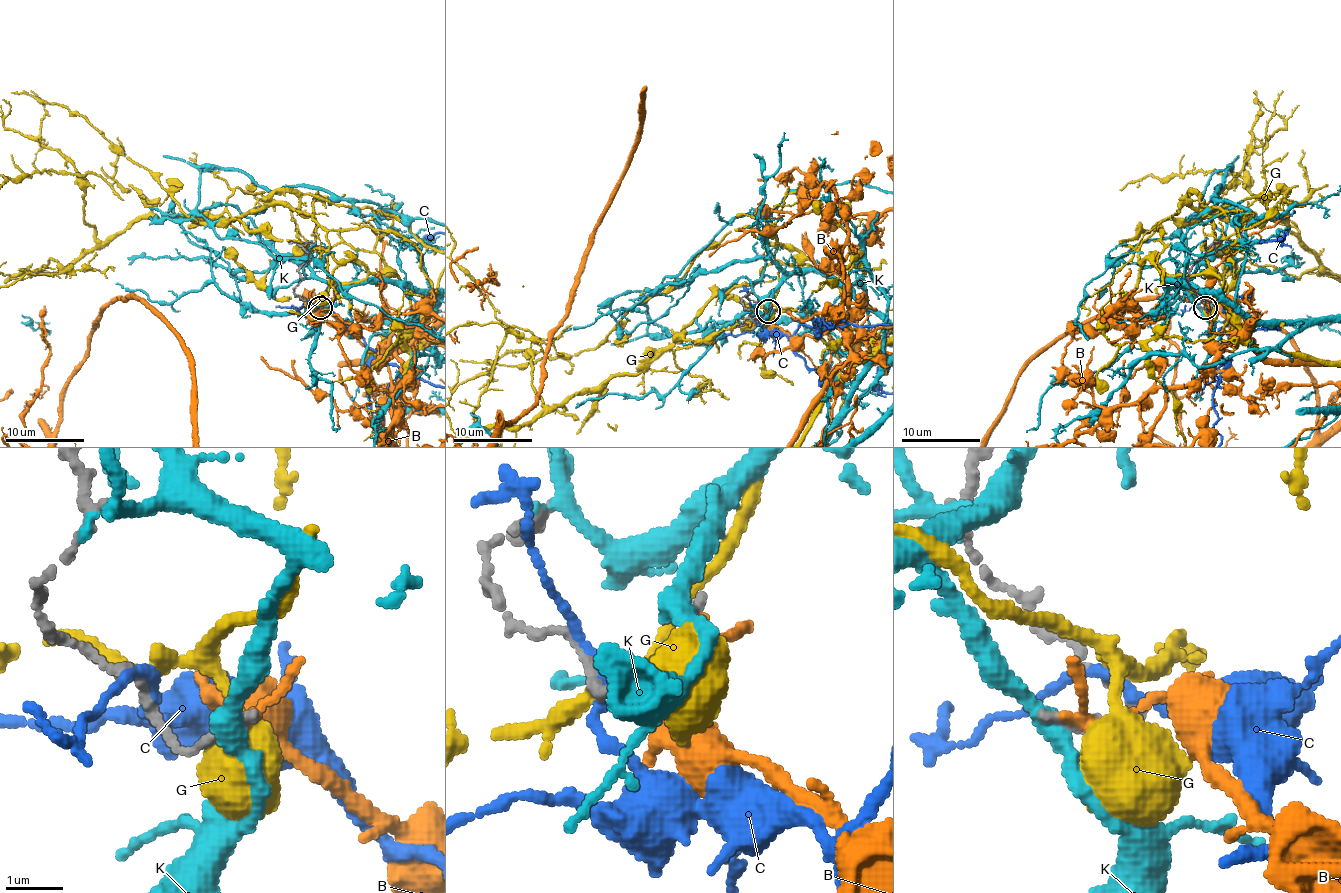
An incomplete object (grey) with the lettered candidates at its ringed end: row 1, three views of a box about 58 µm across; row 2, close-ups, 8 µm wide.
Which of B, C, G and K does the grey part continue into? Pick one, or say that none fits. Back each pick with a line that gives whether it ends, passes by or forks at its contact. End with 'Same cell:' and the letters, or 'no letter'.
B: it passes by
Same cell: B

